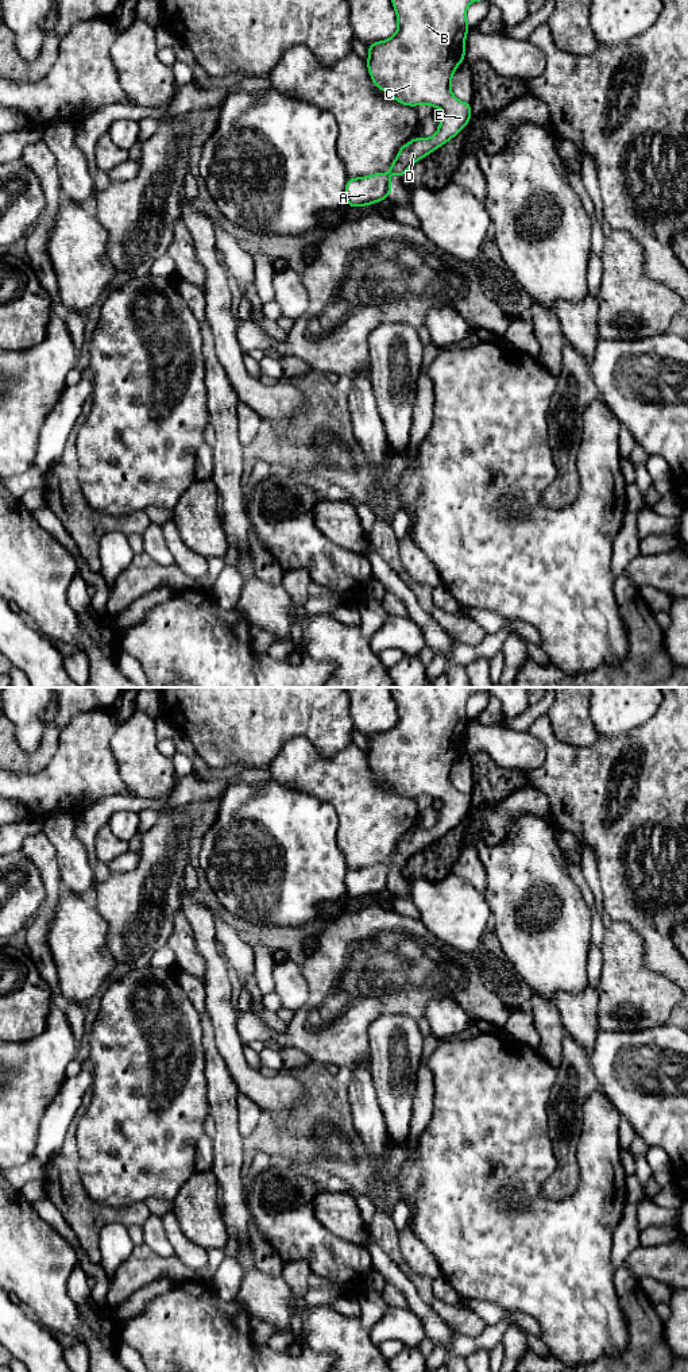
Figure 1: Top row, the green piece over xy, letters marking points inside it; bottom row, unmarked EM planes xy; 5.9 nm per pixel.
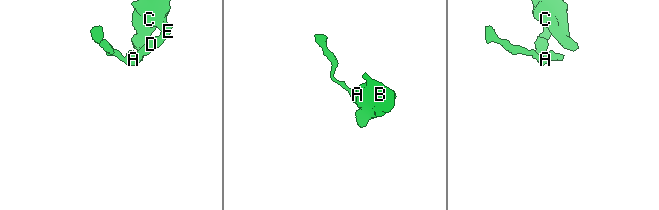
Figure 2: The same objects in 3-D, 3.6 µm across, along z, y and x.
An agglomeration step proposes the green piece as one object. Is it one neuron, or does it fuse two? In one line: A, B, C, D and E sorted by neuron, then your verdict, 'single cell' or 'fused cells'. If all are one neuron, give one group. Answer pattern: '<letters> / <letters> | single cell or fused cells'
A B C D E | single cell

